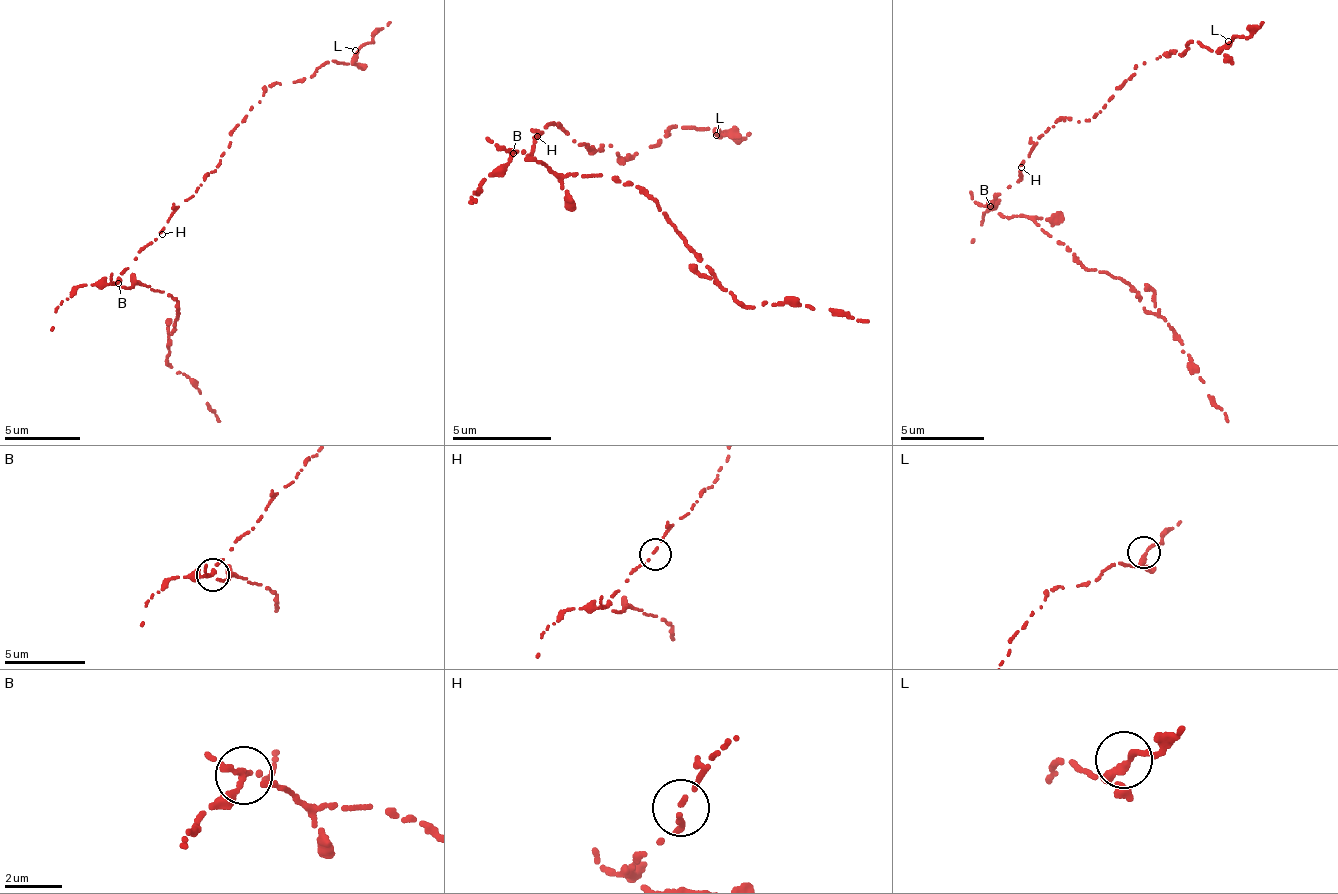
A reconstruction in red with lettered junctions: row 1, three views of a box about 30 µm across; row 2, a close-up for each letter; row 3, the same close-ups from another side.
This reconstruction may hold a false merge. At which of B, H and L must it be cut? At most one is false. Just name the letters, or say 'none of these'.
B

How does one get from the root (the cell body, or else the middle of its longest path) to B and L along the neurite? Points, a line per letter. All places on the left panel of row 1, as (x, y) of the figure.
B: (162, 230), (143, 245), (118, 284)
L: (162, 230), (206, 174), (219, 166), (232, 131), (268, 86), (304, 80), (327, 60), (353, 64), (355, 50)

